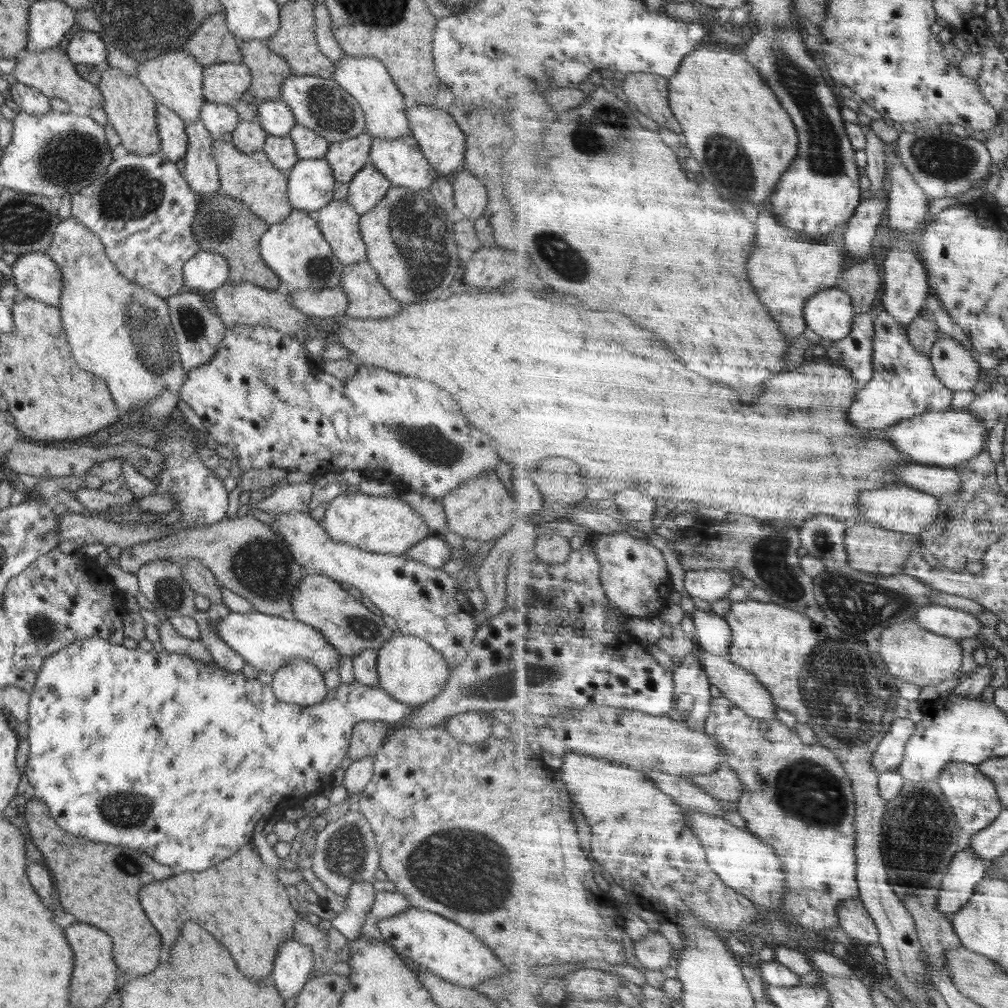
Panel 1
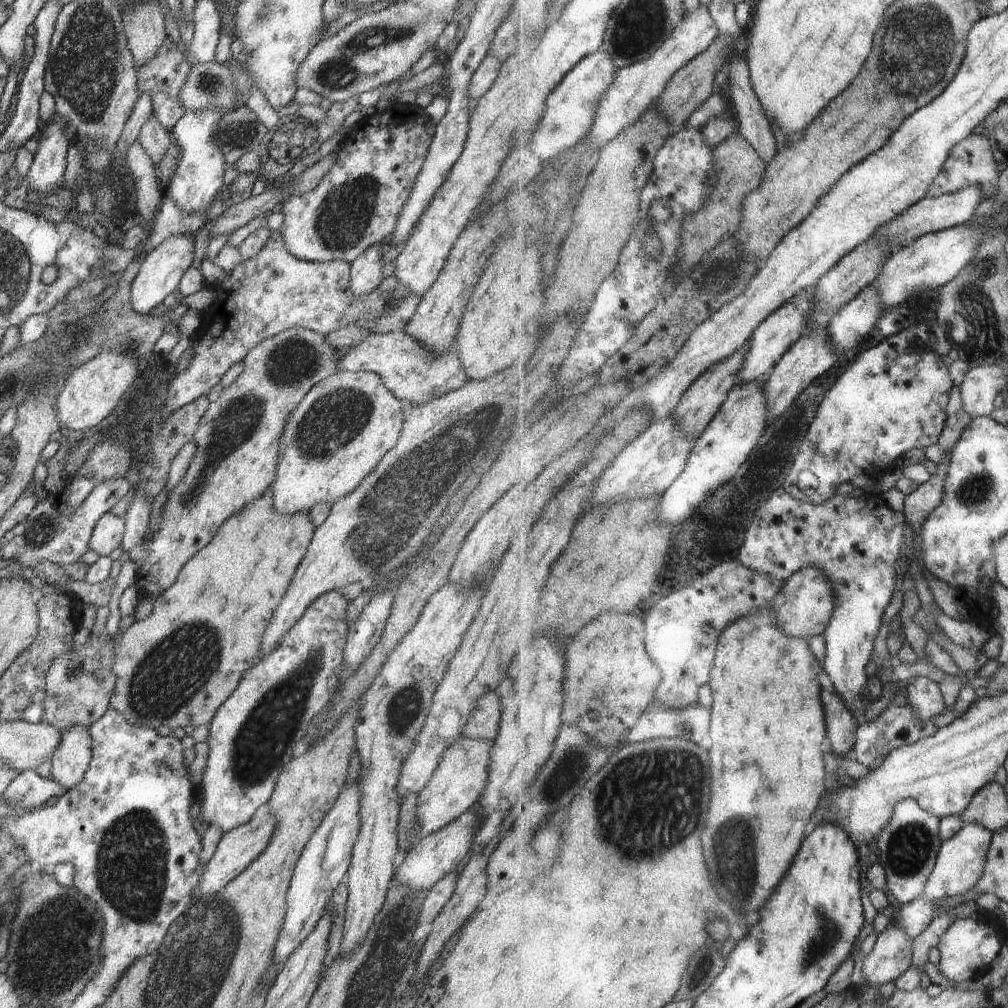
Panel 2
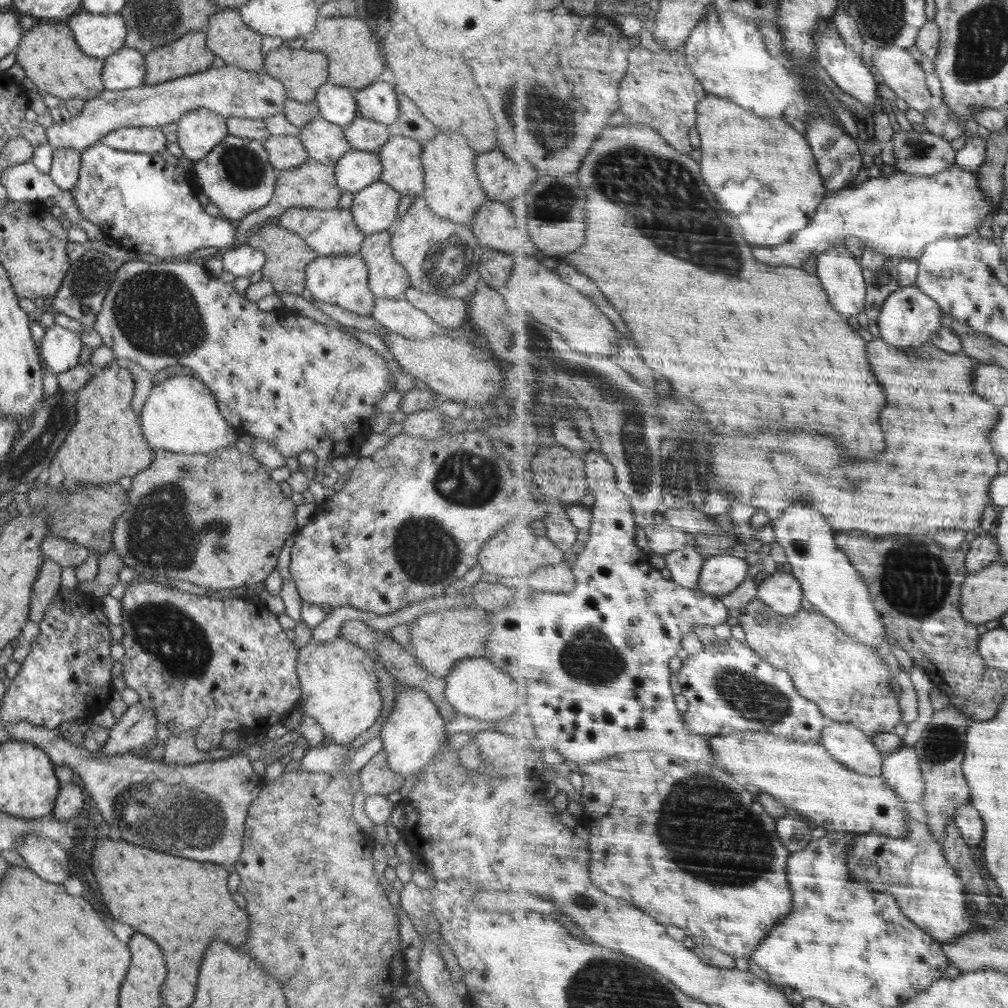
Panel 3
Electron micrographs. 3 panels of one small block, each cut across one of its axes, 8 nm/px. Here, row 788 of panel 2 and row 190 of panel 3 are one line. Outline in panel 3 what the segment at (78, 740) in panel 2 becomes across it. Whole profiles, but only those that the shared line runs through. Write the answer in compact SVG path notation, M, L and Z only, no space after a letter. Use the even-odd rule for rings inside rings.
M56 150L50 172L47 174L58 188L75 189L81 167L81 154L74 150Z

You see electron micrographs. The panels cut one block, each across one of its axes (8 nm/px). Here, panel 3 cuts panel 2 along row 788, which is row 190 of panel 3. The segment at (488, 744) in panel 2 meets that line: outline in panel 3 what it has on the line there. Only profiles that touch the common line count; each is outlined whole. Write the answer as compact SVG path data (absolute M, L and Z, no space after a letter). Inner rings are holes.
M440 130L431 141L421 145L421 161L425 174L425 189L421 196L434 214L470 227L478 207L488 199L476 174L474 160L477 153L468 146L462 134Z

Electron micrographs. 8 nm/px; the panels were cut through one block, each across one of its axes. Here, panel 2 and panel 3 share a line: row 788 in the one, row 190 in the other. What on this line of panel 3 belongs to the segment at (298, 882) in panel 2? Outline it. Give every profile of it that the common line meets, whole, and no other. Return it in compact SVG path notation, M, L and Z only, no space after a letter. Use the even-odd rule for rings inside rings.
M352 150L335 164L335 179L343 192L357 193L379 180L382 163L376 152Z

